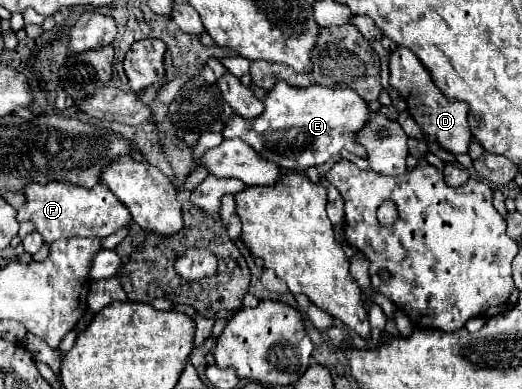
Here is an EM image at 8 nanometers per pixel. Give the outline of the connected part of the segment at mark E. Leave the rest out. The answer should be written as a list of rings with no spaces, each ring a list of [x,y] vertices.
[[[277,81],[277,85],[265,95],[263,105],[263,113],[255,119],[231,115],[221,135],[225,139],[245,141],[257,153],[261,153],[261,157],[279,165],[281,169],[305,171],[311,165],[325,163],[343,149],[361,157],[365,153],[365,149],[355,145],[353,133],[365,125],[369,109],[367,103],[353,93],[353,89],[329,89],[319,85],[297,89],[285,81]]]

